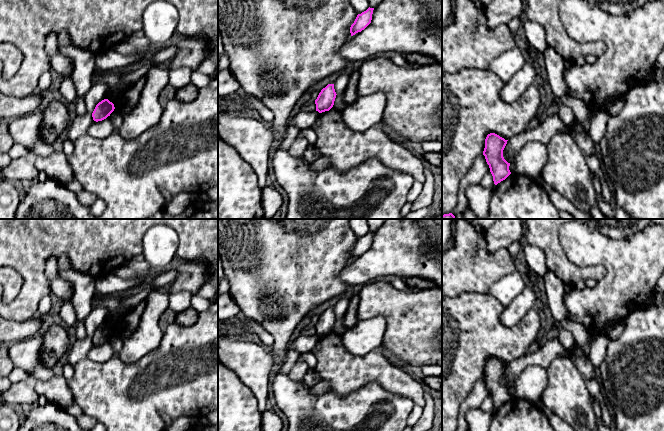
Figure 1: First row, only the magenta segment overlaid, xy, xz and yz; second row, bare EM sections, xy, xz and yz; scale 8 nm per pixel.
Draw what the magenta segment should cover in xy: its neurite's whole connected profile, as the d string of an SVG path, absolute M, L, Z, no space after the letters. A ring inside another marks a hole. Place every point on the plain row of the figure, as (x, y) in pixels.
M108 323L102 324L96 329L92 337L93 344L98 346L106 343L108 340L110 340L114 333L115 331L112 326L110 326Z

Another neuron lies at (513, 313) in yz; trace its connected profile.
M526 286L520 295L504 307L499 316L500 322L504 327L512 328L517 325L530 310L538 307L539 301L536 289L531 286Z

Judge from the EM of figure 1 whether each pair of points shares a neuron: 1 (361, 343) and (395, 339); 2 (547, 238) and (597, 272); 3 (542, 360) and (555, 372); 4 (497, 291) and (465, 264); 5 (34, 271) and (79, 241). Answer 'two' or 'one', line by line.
1: two
2: one
3: two
4: two
5: one

